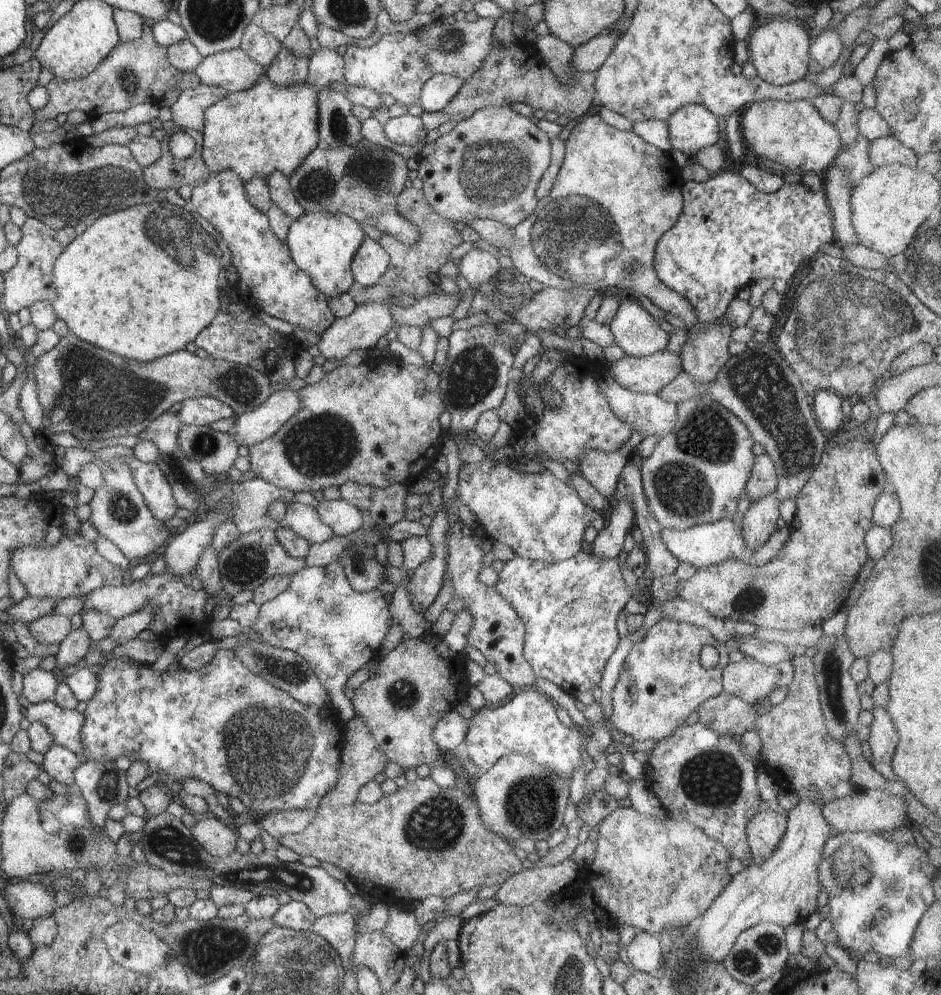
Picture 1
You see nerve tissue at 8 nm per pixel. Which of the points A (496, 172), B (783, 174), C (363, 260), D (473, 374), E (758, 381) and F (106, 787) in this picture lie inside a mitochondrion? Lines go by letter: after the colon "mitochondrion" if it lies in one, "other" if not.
A: mitochondrion
B: other
C: other
D: mitochondrion
E: mitochondrion
F: mitochondrion

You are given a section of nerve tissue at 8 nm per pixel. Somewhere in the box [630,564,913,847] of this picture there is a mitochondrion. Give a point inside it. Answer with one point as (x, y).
(712, 779)

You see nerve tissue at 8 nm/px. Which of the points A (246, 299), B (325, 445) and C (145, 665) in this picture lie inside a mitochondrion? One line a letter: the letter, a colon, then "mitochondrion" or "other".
A: other
B: mitochondrion
C: other

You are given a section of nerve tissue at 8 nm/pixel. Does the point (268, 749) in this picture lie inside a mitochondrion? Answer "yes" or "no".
yes

